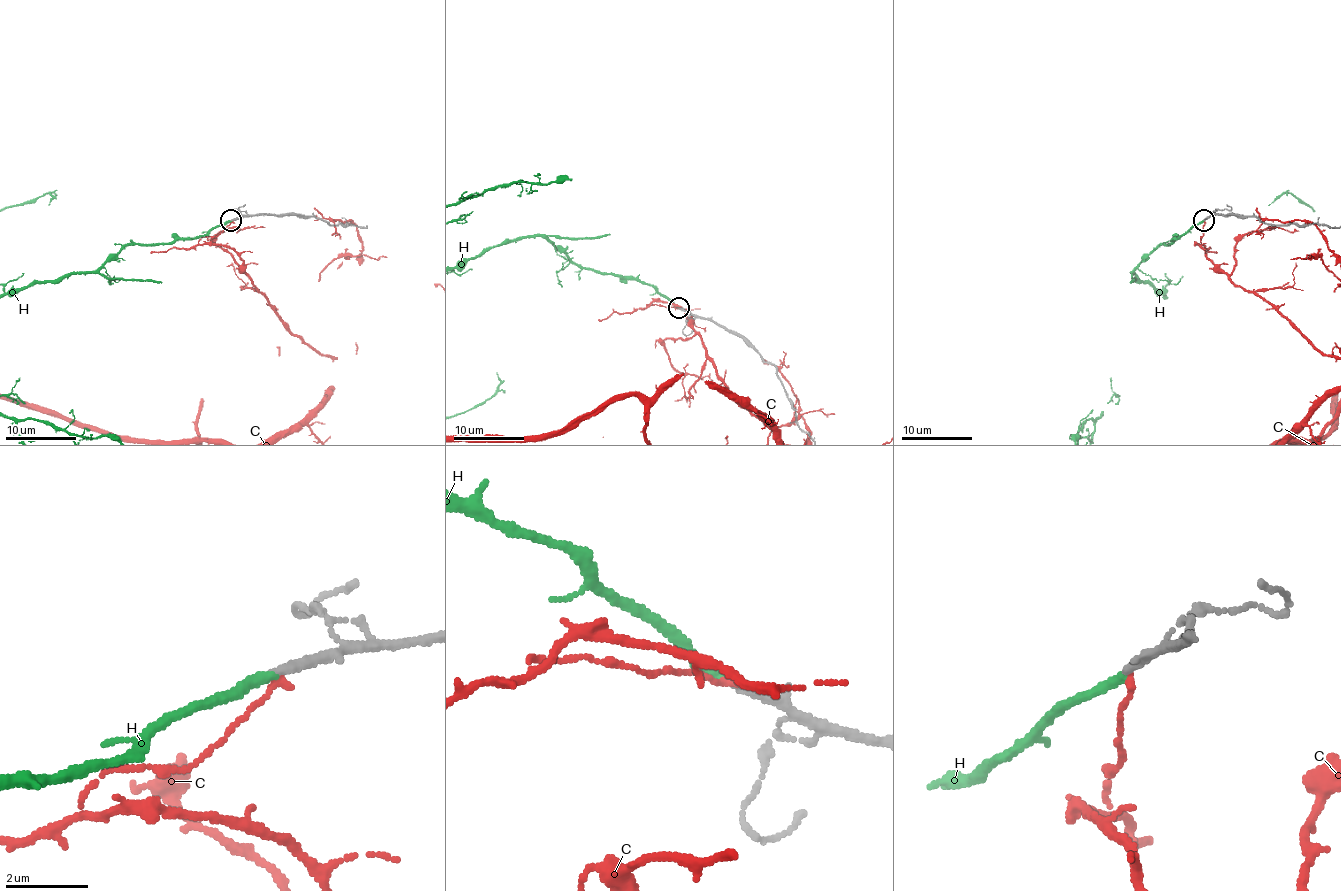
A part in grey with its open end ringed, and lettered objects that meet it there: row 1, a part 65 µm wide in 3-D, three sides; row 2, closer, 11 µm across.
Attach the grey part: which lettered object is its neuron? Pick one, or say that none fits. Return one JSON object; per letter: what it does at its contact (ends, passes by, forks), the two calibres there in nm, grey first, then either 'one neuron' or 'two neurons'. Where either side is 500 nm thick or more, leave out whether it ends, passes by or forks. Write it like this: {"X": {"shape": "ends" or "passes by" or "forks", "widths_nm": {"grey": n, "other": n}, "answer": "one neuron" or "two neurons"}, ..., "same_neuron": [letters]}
{"C": {"shape": "ends", "widths_nm": {"grey": 260, "other": 150}, "answer": "two neurons"}, "H": {"shape": "ends", "widths_nm": {"grey": 240, "other": 240}, "answer": "one neuron"}, "same_neuron": ["H"]}

